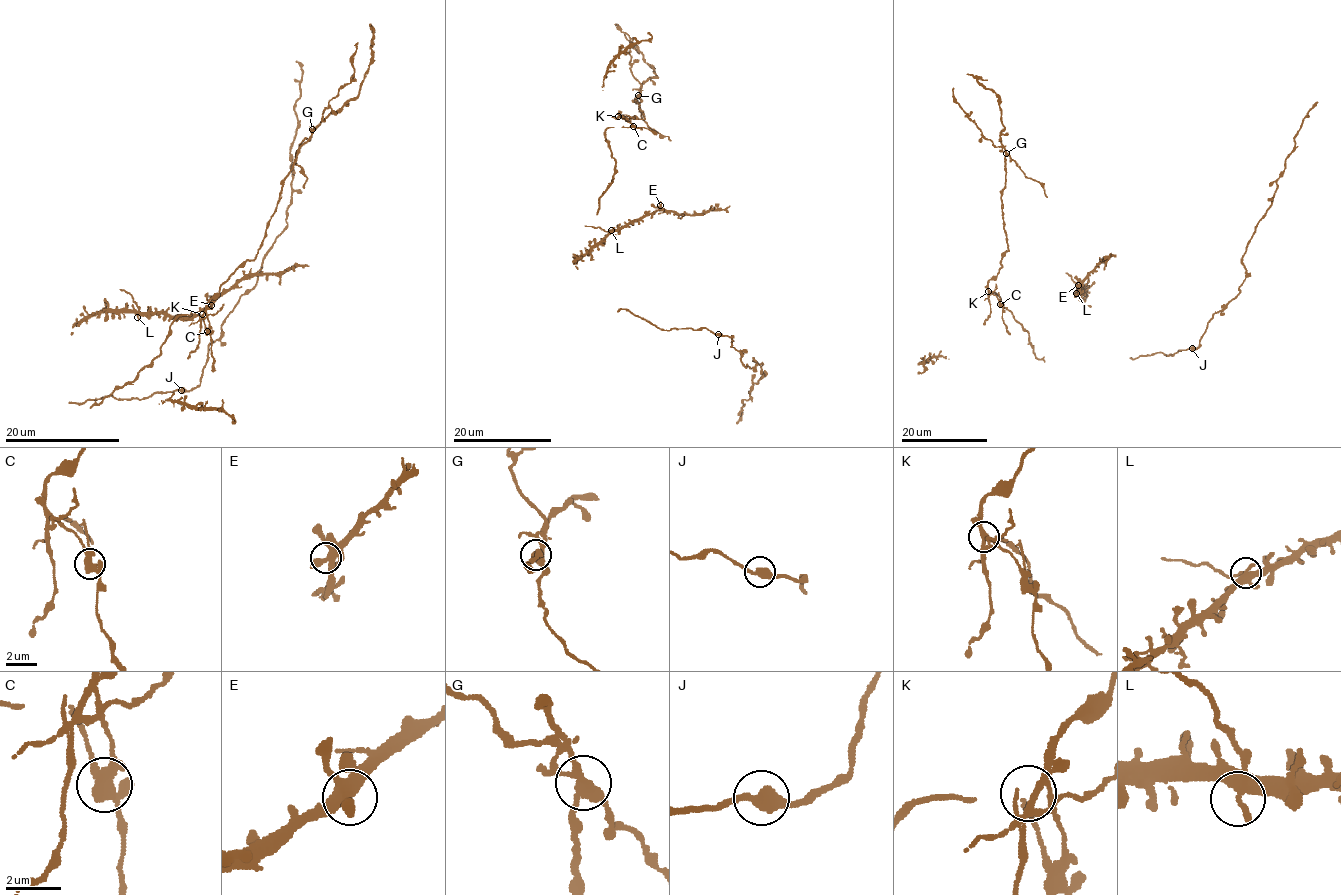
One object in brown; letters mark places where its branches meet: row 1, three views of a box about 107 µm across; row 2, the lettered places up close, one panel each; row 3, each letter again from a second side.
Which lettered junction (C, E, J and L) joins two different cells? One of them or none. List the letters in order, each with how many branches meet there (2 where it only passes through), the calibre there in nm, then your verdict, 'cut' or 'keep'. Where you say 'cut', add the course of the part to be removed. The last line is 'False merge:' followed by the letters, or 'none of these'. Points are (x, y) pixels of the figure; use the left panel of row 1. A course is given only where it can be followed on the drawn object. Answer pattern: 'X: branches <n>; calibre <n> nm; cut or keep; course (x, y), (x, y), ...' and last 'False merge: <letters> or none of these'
C: branches 4; calibre 360 nm; cut; course (207, 331), (207, 304), (234, 271), (253, 259), (297, 151), (314, 128), (358, 95), (374, 45), (369, 25)
E: branches 3; calibre 360 nm; keep
J: branches 2; calibre 420 nm; keep
L: branches 4; calibre 280 nm; keep
False merge: C

